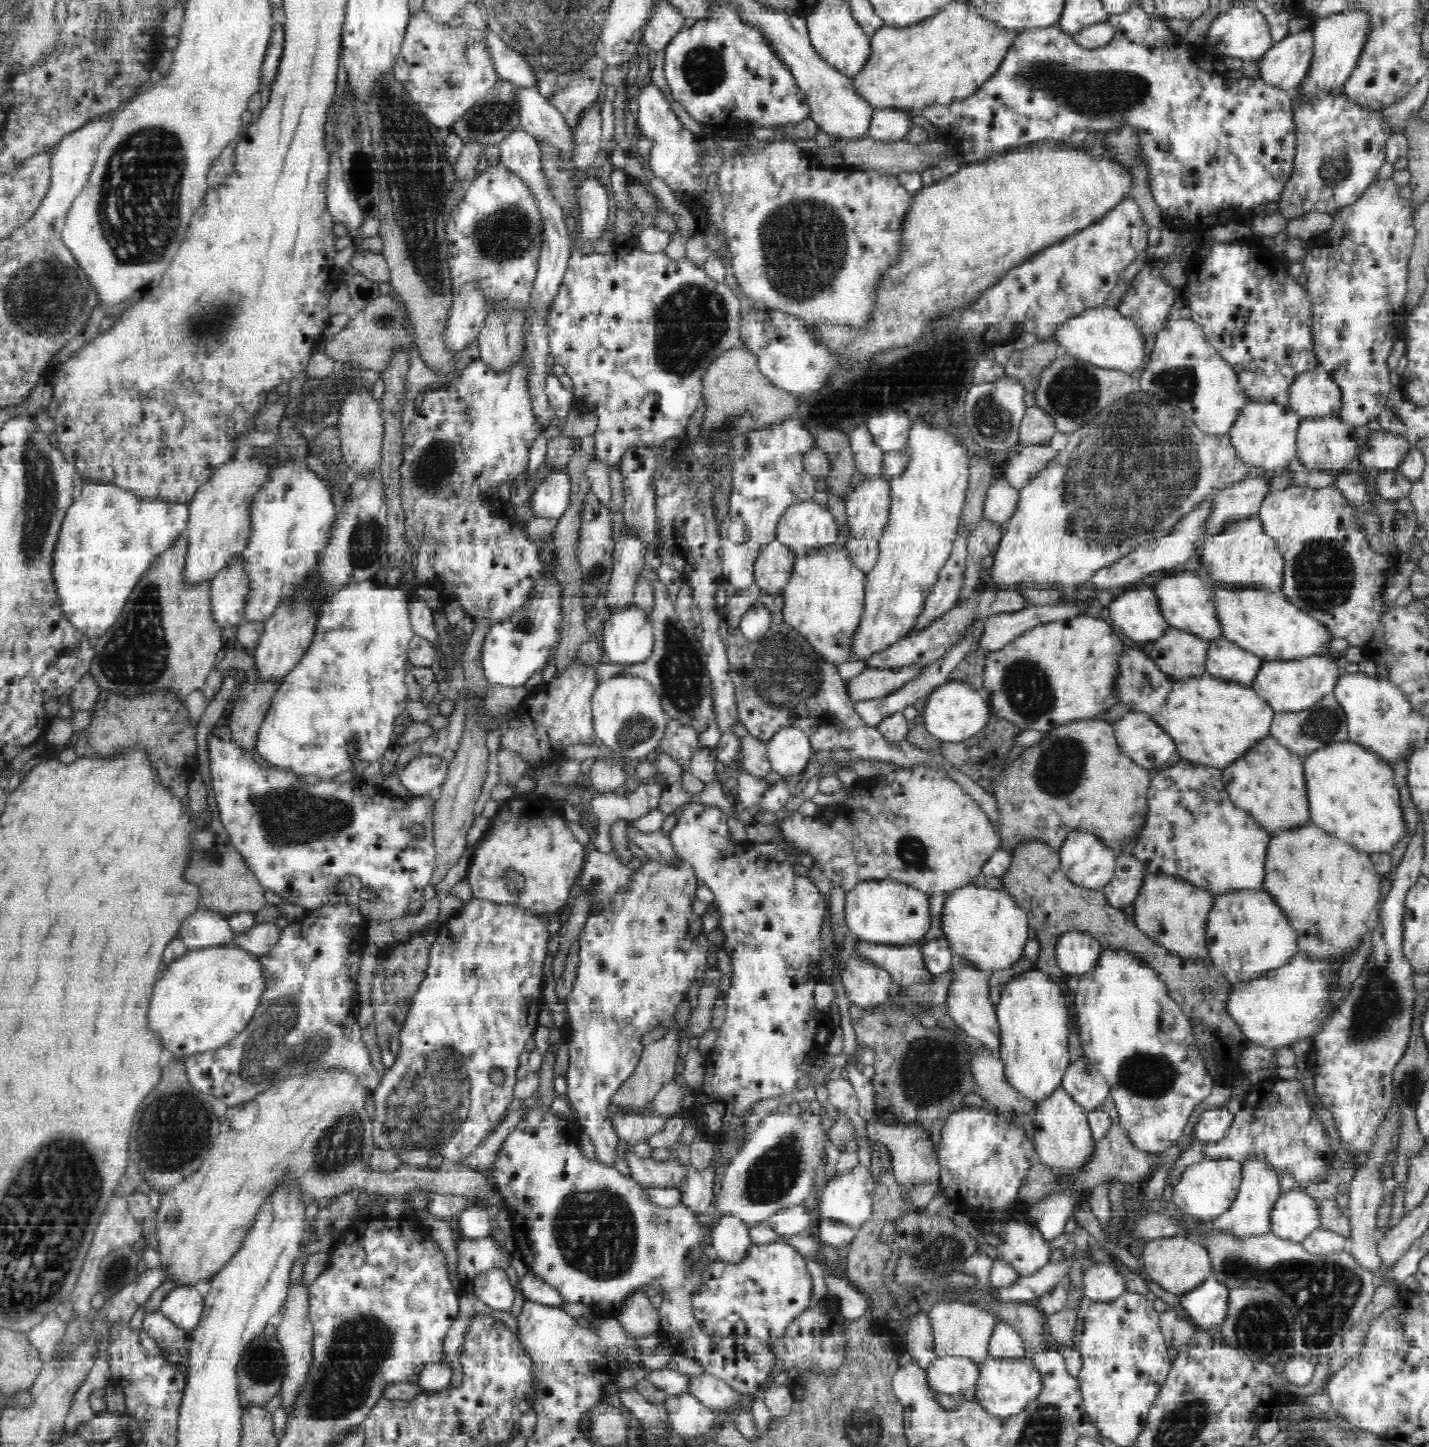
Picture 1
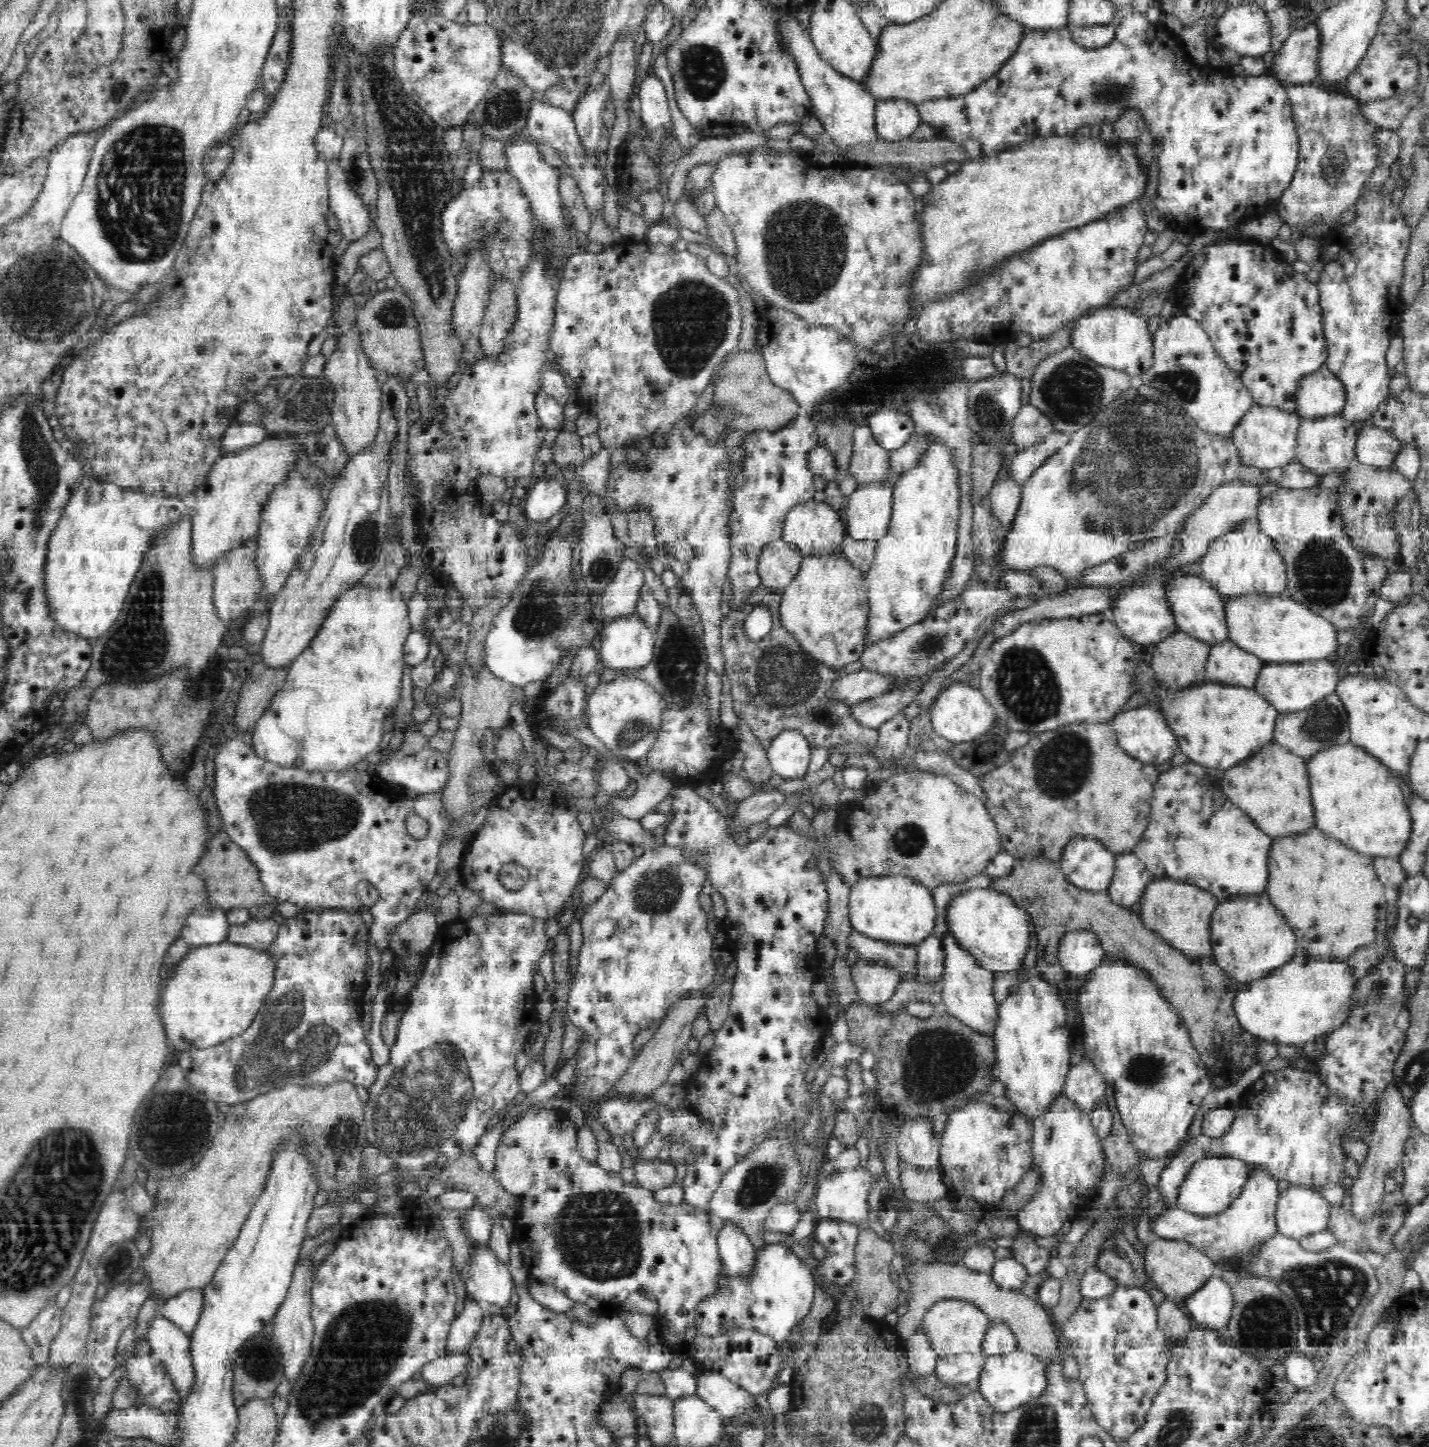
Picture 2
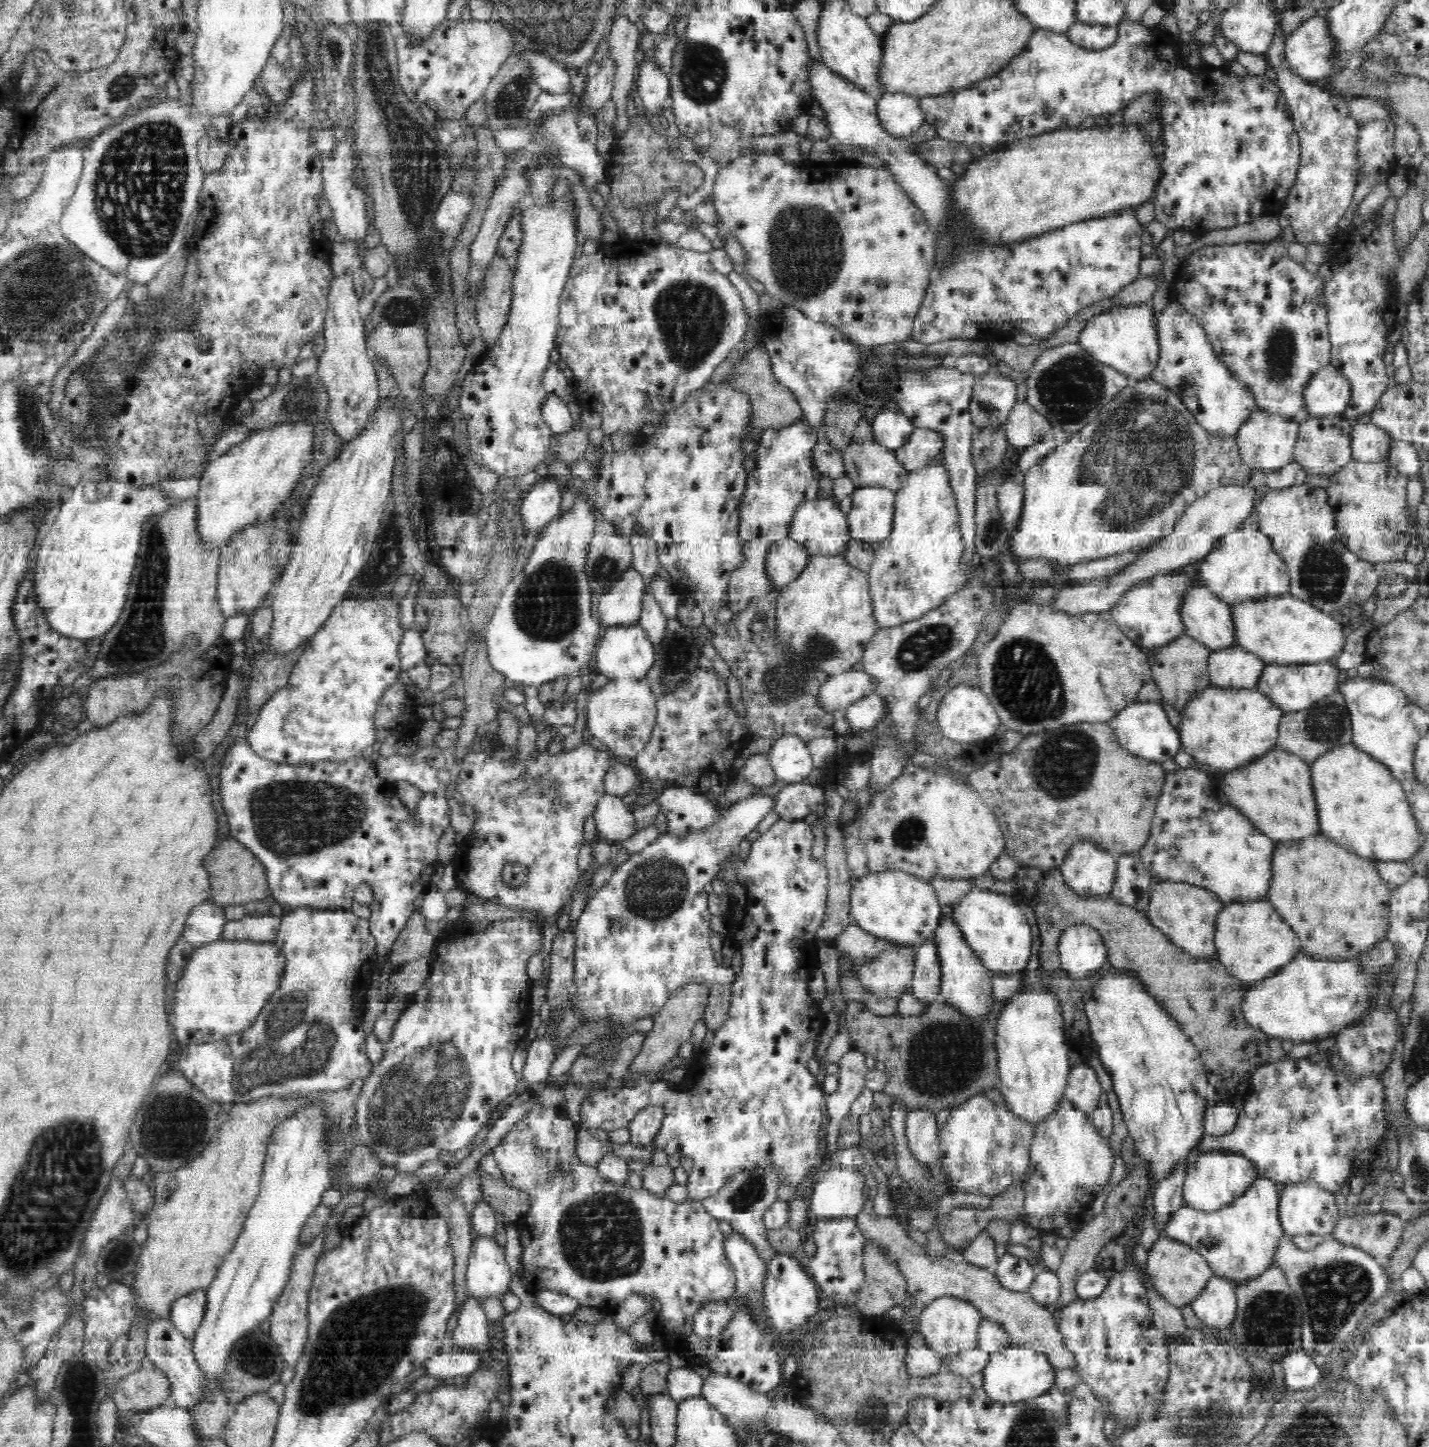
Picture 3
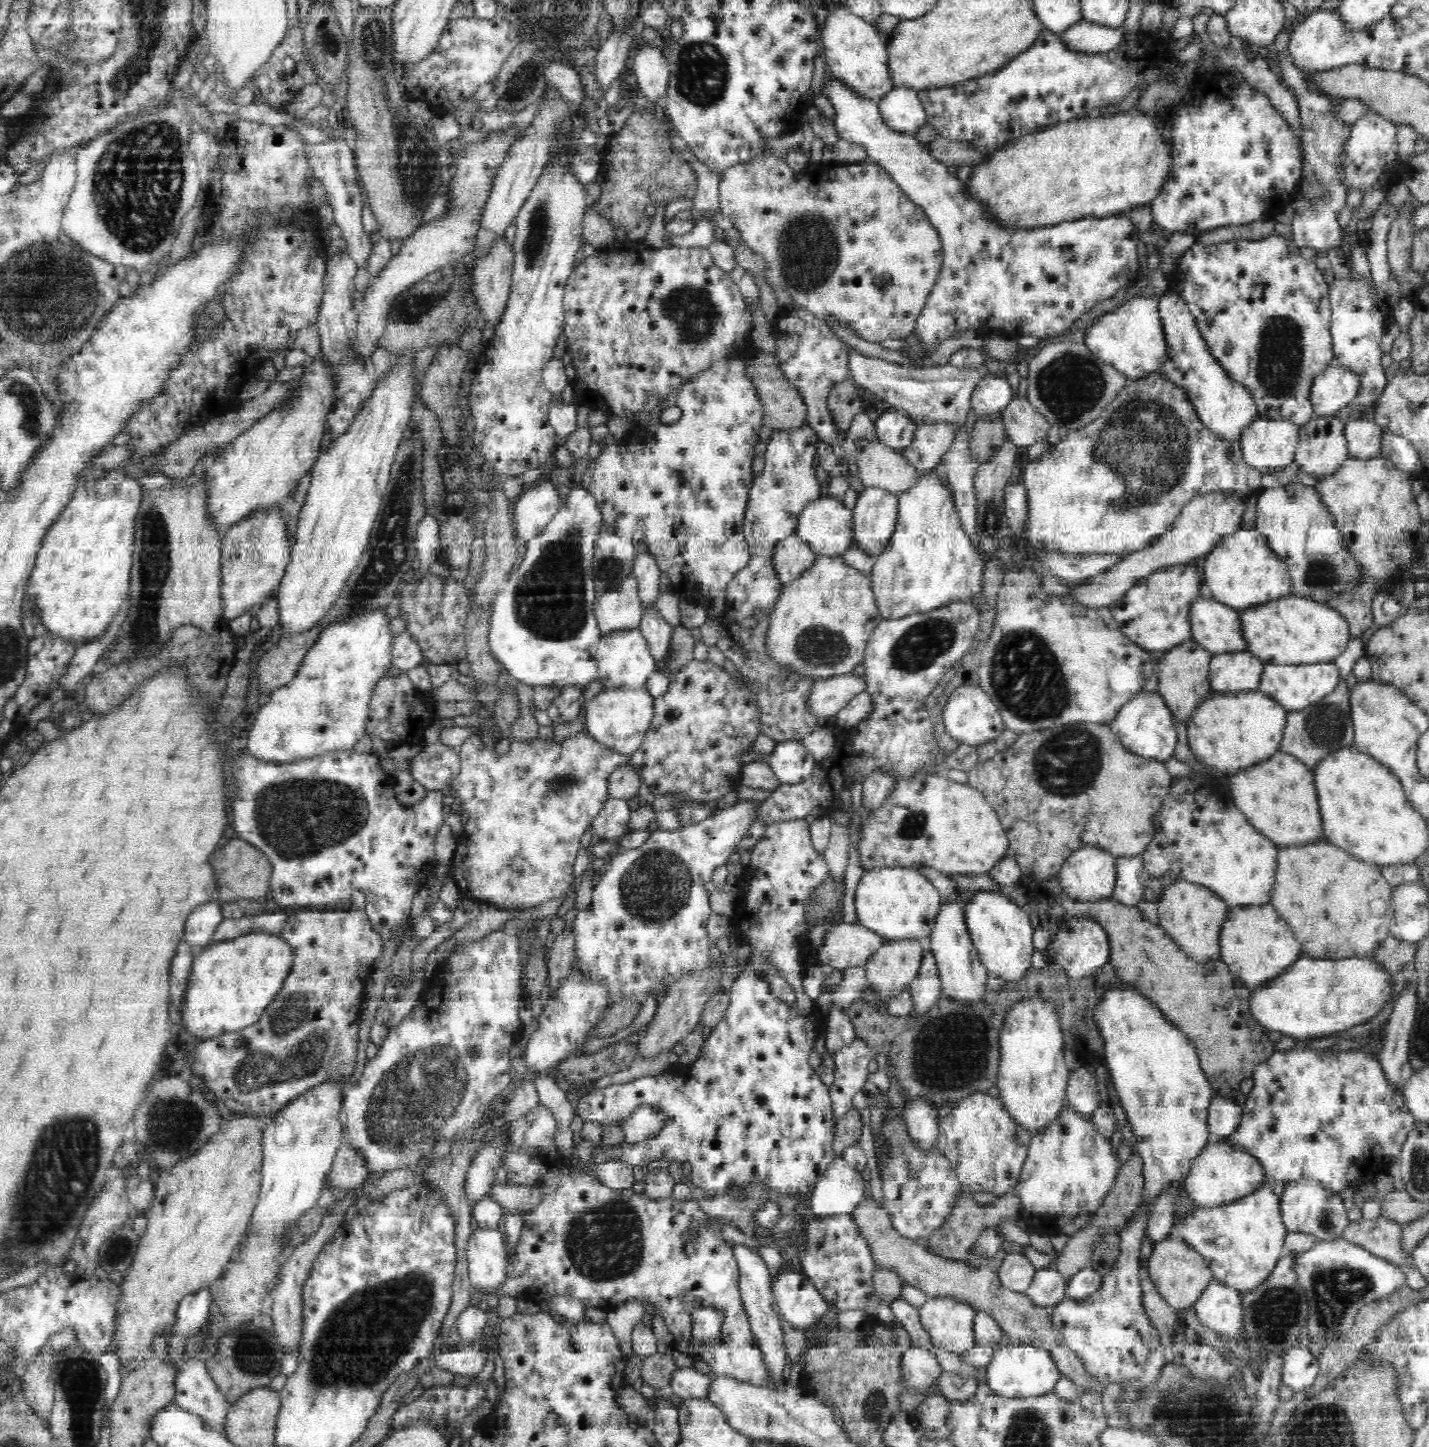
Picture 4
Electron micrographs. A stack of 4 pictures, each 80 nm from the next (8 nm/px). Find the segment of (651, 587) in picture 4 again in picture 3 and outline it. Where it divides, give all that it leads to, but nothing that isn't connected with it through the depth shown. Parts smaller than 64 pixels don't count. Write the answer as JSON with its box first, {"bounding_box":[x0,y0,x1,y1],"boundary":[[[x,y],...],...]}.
{"bounding_box":[630,535,661,581],"boundary":[[[632,535],[630,537],[632,548],[632,567],[642,576],[644,581],[652,580],[654,572],[660,570],[661,563],[658,557],[658,547],[646,535]]]}

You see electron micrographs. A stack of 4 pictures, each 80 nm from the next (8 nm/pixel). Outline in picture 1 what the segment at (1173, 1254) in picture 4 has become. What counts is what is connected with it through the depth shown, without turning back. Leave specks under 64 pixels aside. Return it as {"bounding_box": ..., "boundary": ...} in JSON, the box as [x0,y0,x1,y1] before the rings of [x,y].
{"bounding_box":[1141,1236,1212,1296],"boundary":[[[1188,1236],[1164,1237],[1146,1241],[1141,1250],[1141,1259],[1149,1278],[1157,1282],[1164,1290],[1177,1296],[1193,1291],[1212,1272],[1209,1252],[1196,1239]]]}

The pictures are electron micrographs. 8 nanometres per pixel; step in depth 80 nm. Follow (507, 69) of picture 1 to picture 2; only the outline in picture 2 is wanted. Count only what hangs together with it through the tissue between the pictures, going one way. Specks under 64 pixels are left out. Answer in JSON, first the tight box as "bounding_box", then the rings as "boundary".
{"bounding_box":[501,37,562,93],"boundary":[[[504,37],[502,38],[501,66],[502,69],[508,68],[518,77],[524,78],[526,85],[538,93],[552,86],[560,86],[562,82],[557,72],[553,68],[546,68],[538,56],[534,56],[530,50],[514,42],[508,42]]]}

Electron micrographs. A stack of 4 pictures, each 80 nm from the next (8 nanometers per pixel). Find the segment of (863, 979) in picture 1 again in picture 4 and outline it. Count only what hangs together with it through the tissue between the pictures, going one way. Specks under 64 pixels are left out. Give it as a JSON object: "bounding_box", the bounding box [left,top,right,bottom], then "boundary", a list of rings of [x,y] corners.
{"bounding_box":[864,938,927,996],"boundary":[[[919,938],[887,940],[864,966],[870,989],[883,996],[908,990],[918,976],[927,947],[927,941]]]}

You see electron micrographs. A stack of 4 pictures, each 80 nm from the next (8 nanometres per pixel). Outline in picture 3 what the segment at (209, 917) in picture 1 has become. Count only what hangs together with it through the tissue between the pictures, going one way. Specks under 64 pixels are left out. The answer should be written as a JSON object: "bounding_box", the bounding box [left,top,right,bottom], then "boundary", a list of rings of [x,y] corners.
{"bounding_box":[184,901,227,948],"boundary":[[[205,901],[188,916],[184,928],[184,938],[195,948],[220,941],[223,927],[227,923],[223,907]]]}

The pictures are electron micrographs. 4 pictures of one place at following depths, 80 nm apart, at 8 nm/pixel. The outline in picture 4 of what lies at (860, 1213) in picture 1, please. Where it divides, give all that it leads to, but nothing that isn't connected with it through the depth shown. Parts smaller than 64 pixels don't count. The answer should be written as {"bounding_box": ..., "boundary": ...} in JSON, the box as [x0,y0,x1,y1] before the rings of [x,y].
{"bounding_box":[810,1155,864,1216],"boundary":[[[837,1155],[826,1172],[818,1177],[810,1197],[810,1210],[816,1216],[850,1215],[862,1200],[864,1192],[860,1171]]]}

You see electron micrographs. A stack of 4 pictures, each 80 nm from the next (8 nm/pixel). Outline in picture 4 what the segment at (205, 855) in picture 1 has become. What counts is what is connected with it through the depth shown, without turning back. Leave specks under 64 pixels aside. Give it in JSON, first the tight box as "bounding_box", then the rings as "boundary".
{"bounding_box":[210,838,272,904],"boundary":[[[241,838],[224,842],[220,847],[222,850],[218,850],[218,856],[214,856],[210,862],[217,871],[218,904],[266,899],[269,895],[272,867],[265,853]]]}

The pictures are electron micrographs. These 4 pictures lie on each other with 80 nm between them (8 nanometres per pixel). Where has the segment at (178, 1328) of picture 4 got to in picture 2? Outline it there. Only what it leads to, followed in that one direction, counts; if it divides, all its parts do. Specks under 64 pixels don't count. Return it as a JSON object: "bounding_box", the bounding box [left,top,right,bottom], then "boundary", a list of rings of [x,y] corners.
{"bounding_box":[158,1289,204,1334],"boundary":[[[203,1289],[184,1291],[168,1300],[158,1315],[167,1318],[184,1332],[191,1334],[198,1324],[204,1308],[203,1304]]]}

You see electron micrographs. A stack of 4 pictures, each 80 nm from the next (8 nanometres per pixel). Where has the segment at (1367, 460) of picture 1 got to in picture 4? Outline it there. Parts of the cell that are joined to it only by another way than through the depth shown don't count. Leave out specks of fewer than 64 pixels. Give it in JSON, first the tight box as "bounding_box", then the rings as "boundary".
{"bounding_box":[1344,416,1383,459],"boundary":[[[1346,416],[1344,437],[1350,457],[1368,459],[1381,455],[1383,429],[1366,417],[1353,419]]]}

